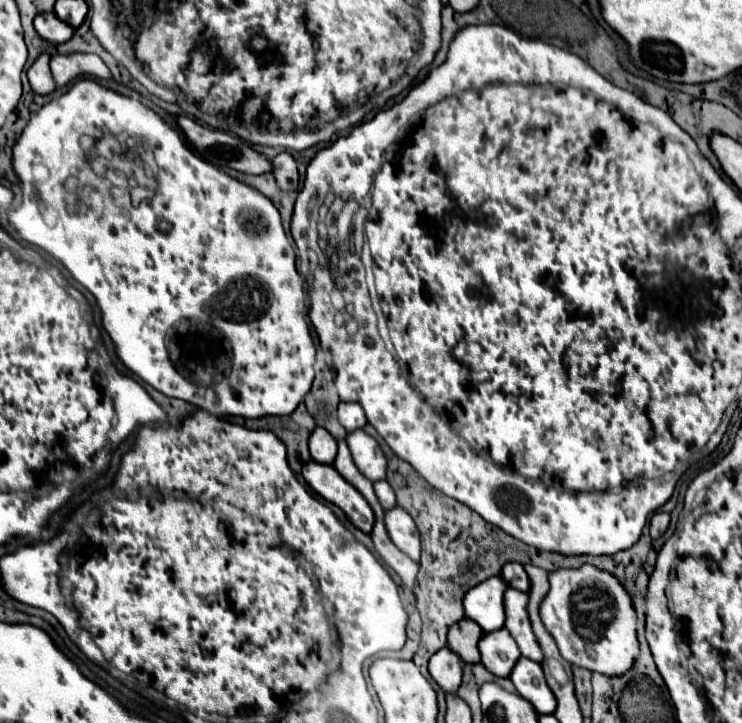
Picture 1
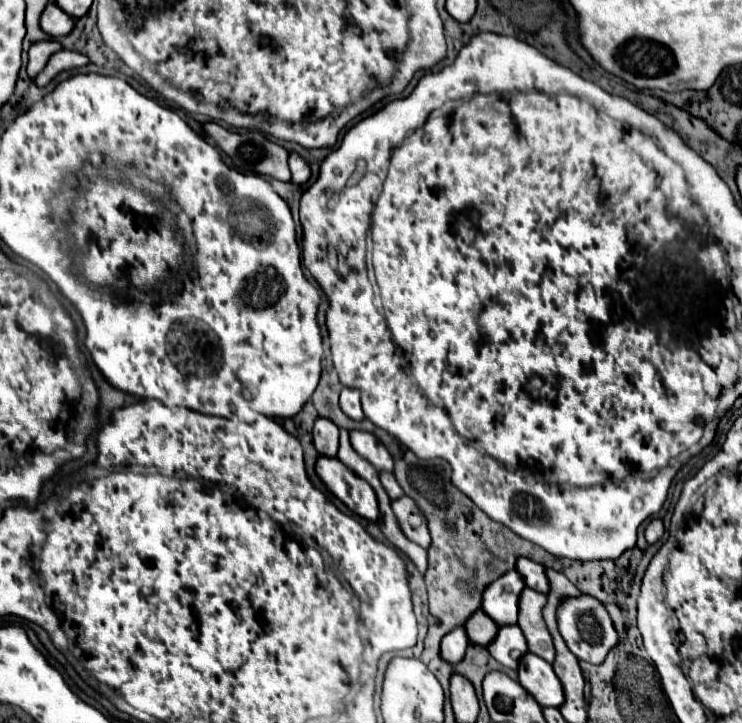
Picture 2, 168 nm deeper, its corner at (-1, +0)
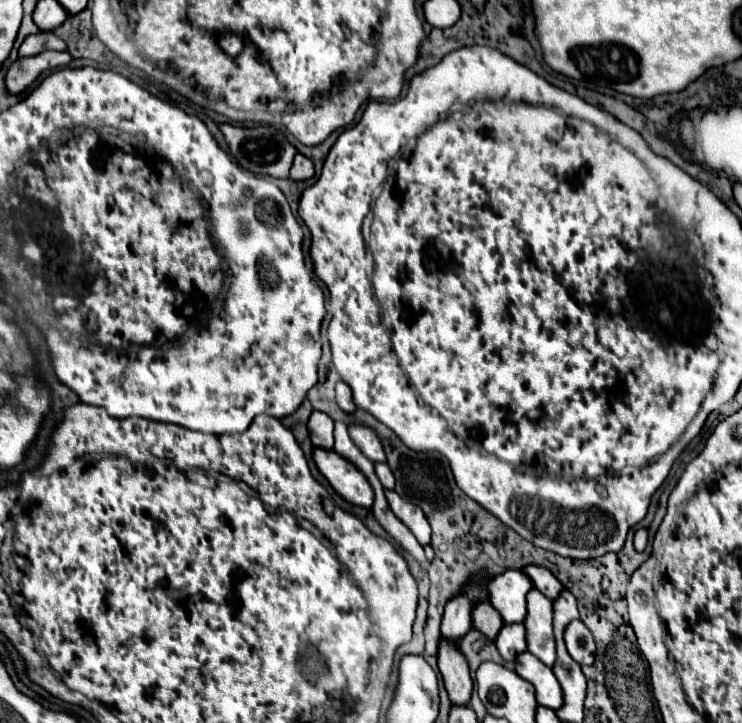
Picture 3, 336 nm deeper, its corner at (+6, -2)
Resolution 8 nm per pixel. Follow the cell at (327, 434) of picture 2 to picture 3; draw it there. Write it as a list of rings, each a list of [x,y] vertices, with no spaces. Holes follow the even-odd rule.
[[[313,411],[309,417],[309,435],[315,447],[333,449],[333,419],[327,413]]]

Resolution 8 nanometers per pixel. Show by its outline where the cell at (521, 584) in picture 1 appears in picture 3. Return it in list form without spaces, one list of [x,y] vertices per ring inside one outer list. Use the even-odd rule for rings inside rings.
[[[527,565],[527,567],[523,567],[523,571],[531,577],[531,581],[535,583],[535,589],[539,589],[543,595],[557,599],[559,593],[563,591],[563,585],[559,585],[559,579],[551,571],[547,571],[539,565]]]

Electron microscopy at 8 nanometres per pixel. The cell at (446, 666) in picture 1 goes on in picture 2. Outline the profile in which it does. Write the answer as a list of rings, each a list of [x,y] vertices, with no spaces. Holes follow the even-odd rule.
[[[456,627],[454,631],[450,631],[444,639],[442,639],[442,645],[440,645],[440,655],[446,663],[450,665],[456,665],[462,661],[464,653],[466,653],[466,647],[468,647],[468,637],[466,637],[466,631],[464,627]]]

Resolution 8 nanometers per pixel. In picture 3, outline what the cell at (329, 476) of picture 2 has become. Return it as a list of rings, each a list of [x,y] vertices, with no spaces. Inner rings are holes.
[[[315,449],[313,459],[333,489],[349,503],[369,509],[373,505],[373,489],[367,477],[333,449]]]

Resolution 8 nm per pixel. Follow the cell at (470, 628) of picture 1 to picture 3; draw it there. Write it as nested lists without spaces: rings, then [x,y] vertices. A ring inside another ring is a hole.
[[[483,601],[473,609],[473,627],[479,629],[485,637],[495,639],[499,629],[503,627],[503,619],[499,617],[497,609],[493,609],[489,601]]]

